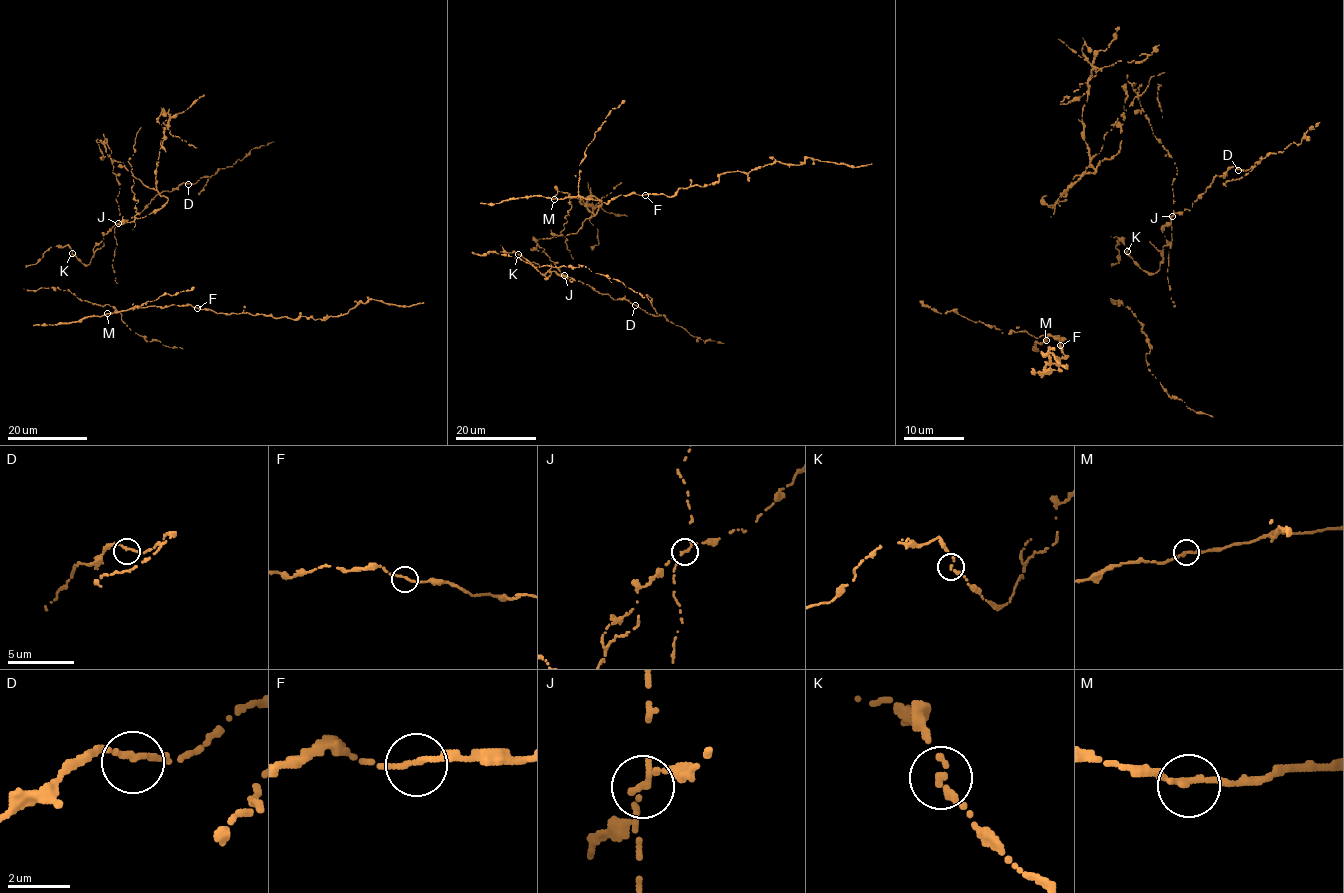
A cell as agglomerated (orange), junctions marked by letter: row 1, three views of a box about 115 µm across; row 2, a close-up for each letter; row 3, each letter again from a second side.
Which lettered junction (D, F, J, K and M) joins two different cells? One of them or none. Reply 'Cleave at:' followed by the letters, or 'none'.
Cleave at: J

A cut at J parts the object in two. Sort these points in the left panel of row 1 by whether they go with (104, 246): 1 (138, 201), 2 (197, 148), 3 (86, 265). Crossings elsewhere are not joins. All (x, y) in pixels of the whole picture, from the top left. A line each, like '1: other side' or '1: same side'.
1: other side
2: other side
3: same side

